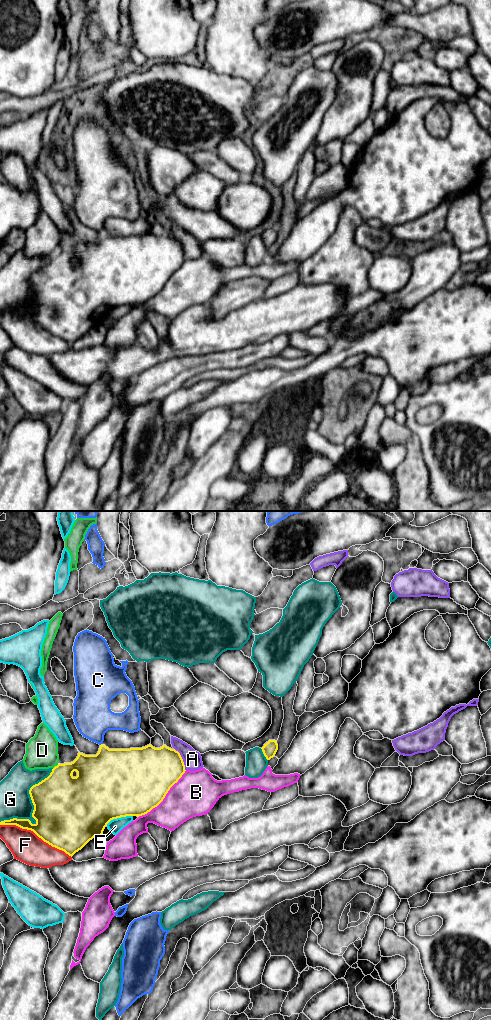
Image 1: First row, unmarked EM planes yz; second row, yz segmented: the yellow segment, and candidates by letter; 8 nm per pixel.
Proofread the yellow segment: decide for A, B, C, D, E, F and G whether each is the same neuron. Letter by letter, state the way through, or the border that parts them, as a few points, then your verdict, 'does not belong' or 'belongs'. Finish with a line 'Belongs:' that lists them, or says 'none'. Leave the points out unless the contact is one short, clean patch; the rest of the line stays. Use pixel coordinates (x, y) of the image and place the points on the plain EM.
A: does not belong
B: does not belong
C: does not belong
D: does not belong
E: does not belong
F: does not belong
G: does not belong
Belongs: none

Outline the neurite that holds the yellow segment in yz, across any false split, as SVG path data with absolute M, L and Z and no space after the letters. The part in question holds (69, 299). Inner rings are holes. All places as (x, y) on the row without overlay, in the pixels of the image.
M101 232L96 243L79 240L73 250L58 252L47 266L30 276L29 282L34 293L32 305L36 308L35 312L29 307L13 306L1 309L0 313L16 313L31 318L44 330L72 345L94 325L101 324L111 308L126 304L139 305L157 295L185 259L180 241L166 233L160 236L149 232L142 236L109 237Z

